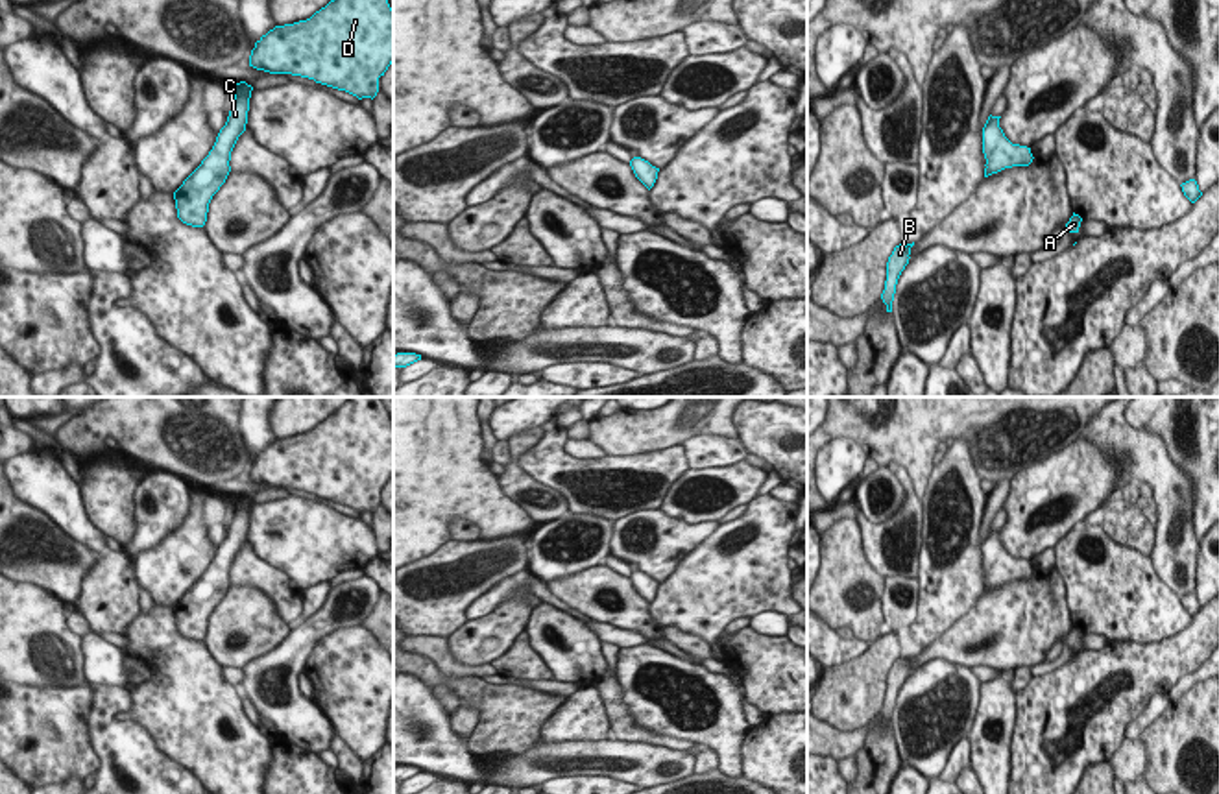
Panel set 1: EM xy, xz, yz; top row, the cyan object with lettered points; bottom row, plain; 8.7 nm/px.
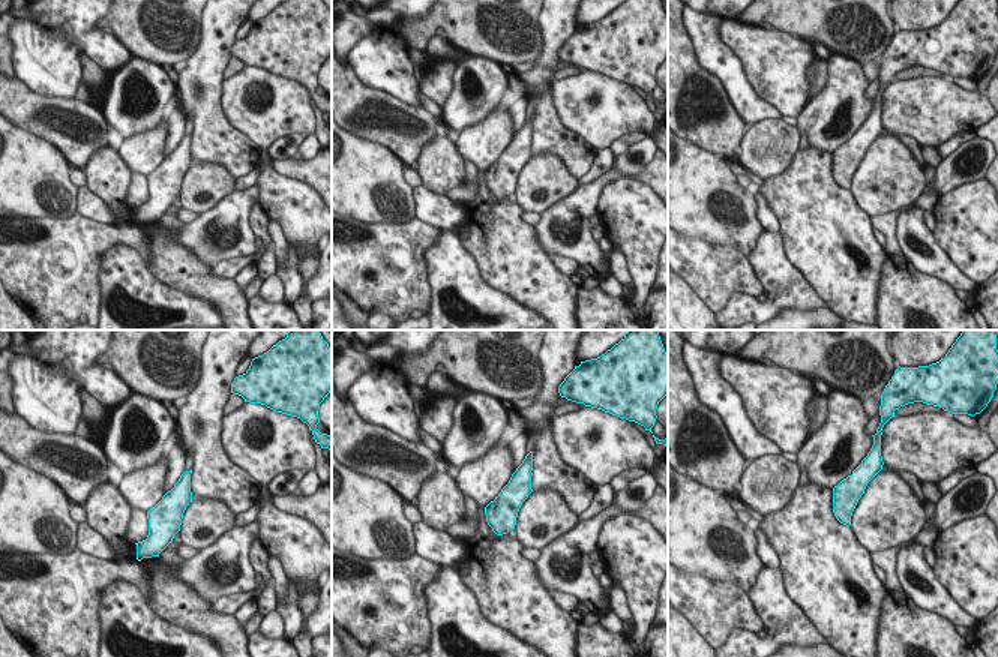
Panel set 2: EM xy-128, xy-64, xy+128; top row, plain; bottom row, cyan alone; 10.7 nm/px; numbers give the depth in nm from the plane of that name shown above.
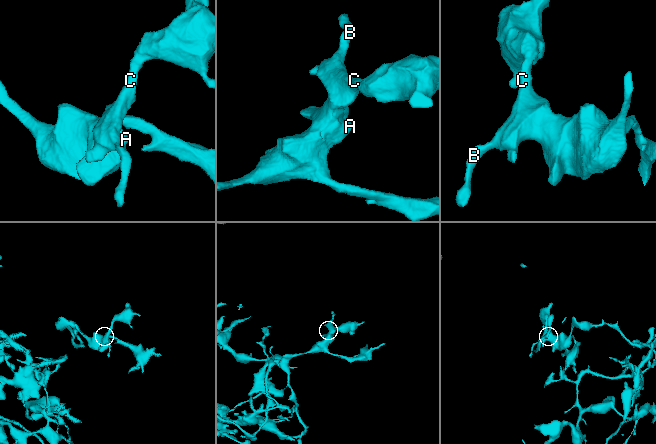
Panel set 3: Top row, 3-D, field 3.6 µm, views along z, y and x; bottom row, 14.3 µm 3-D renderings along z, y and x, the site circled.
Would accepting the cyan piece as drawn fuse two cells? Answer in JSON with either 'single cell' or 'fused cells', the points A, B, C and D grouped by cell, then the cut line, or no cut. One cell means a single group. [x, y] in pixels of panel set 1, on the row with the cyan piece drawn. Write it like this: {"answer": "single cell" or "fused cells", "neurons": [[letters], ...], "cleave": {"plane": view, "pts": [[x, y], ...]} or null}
{"answer": "single cell", "neurons": [["A", "B", "C", "D"]], "cleave": null}

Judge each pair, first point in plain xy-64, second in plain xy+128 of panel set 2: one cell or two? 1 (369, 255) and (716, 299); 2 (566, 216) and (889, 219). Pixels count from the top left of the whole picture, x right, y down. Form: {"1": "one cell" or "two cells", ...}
{"1": "one cell", "2": "two cells"}

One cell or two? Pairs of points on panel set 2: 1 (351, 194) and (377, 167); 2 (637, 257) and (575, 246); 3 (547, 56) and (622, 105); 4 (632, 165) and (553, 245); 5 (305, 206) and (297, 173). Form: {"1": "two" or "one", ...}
{"1": "one", "2": "two", "3": "two", "4": "one", "5": "two"}

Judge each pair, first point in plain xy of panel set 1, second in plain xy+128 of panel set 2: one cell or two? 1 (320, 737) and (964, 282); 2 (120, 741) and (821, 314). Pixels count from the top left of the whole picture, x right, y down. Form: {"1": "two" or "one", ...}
{"1": "one", "2": "two"}

